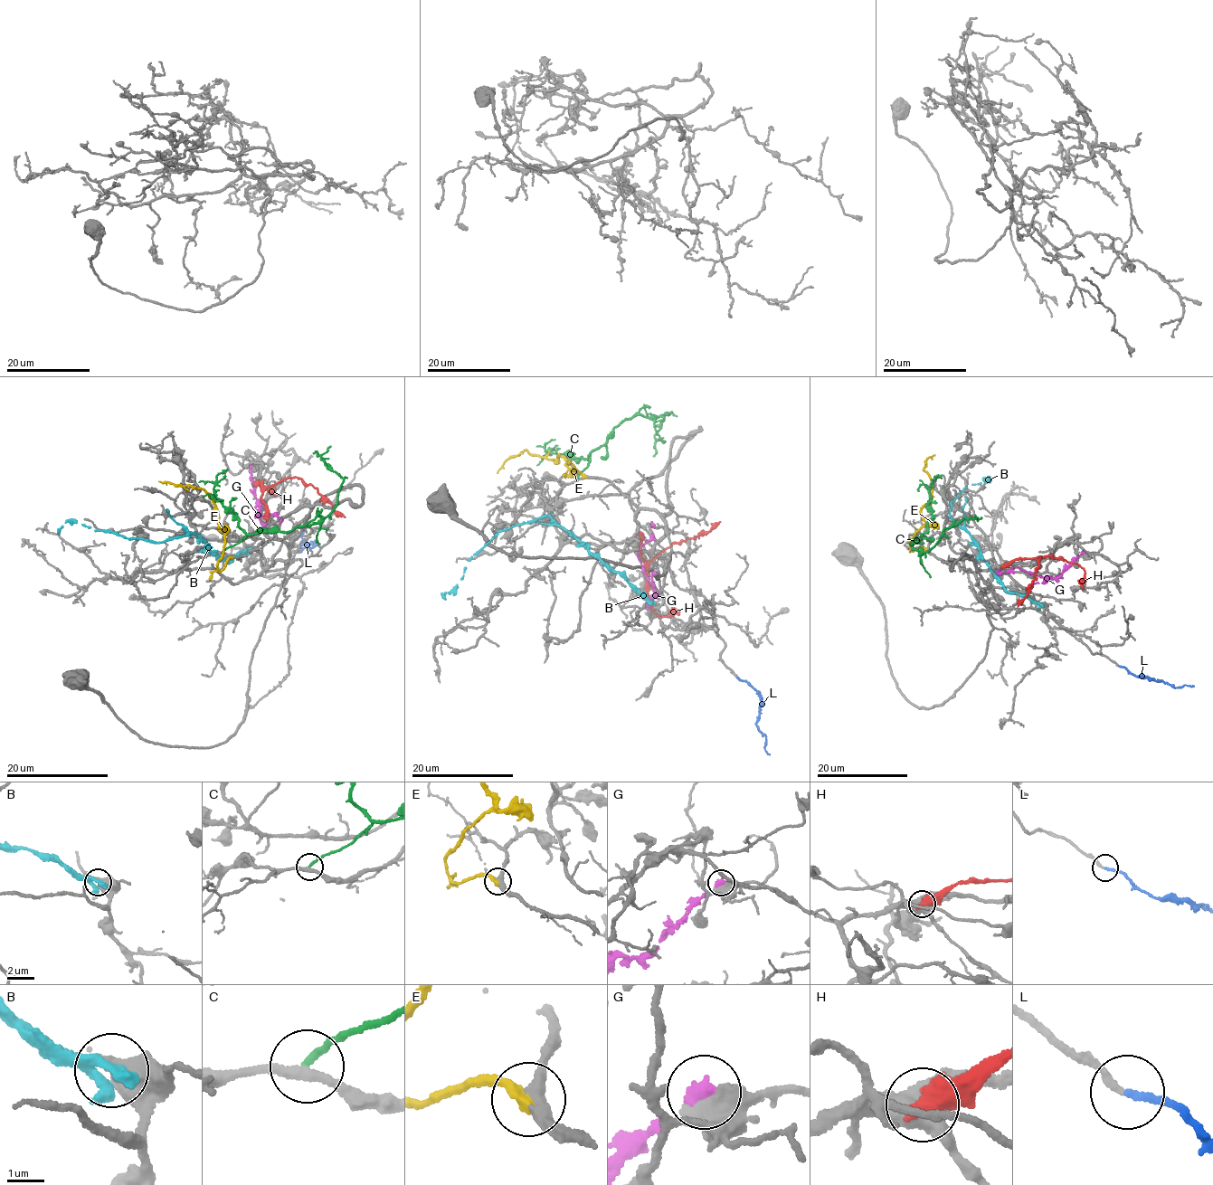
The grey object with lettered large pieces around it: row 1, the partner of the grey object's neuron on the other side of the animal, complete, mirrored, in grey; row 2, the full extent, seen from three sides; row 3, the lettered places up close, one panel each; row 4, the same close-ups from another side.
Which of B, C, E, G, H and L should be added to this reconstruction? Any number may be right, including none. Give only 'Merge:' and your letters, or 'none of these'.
Merge: E, L

